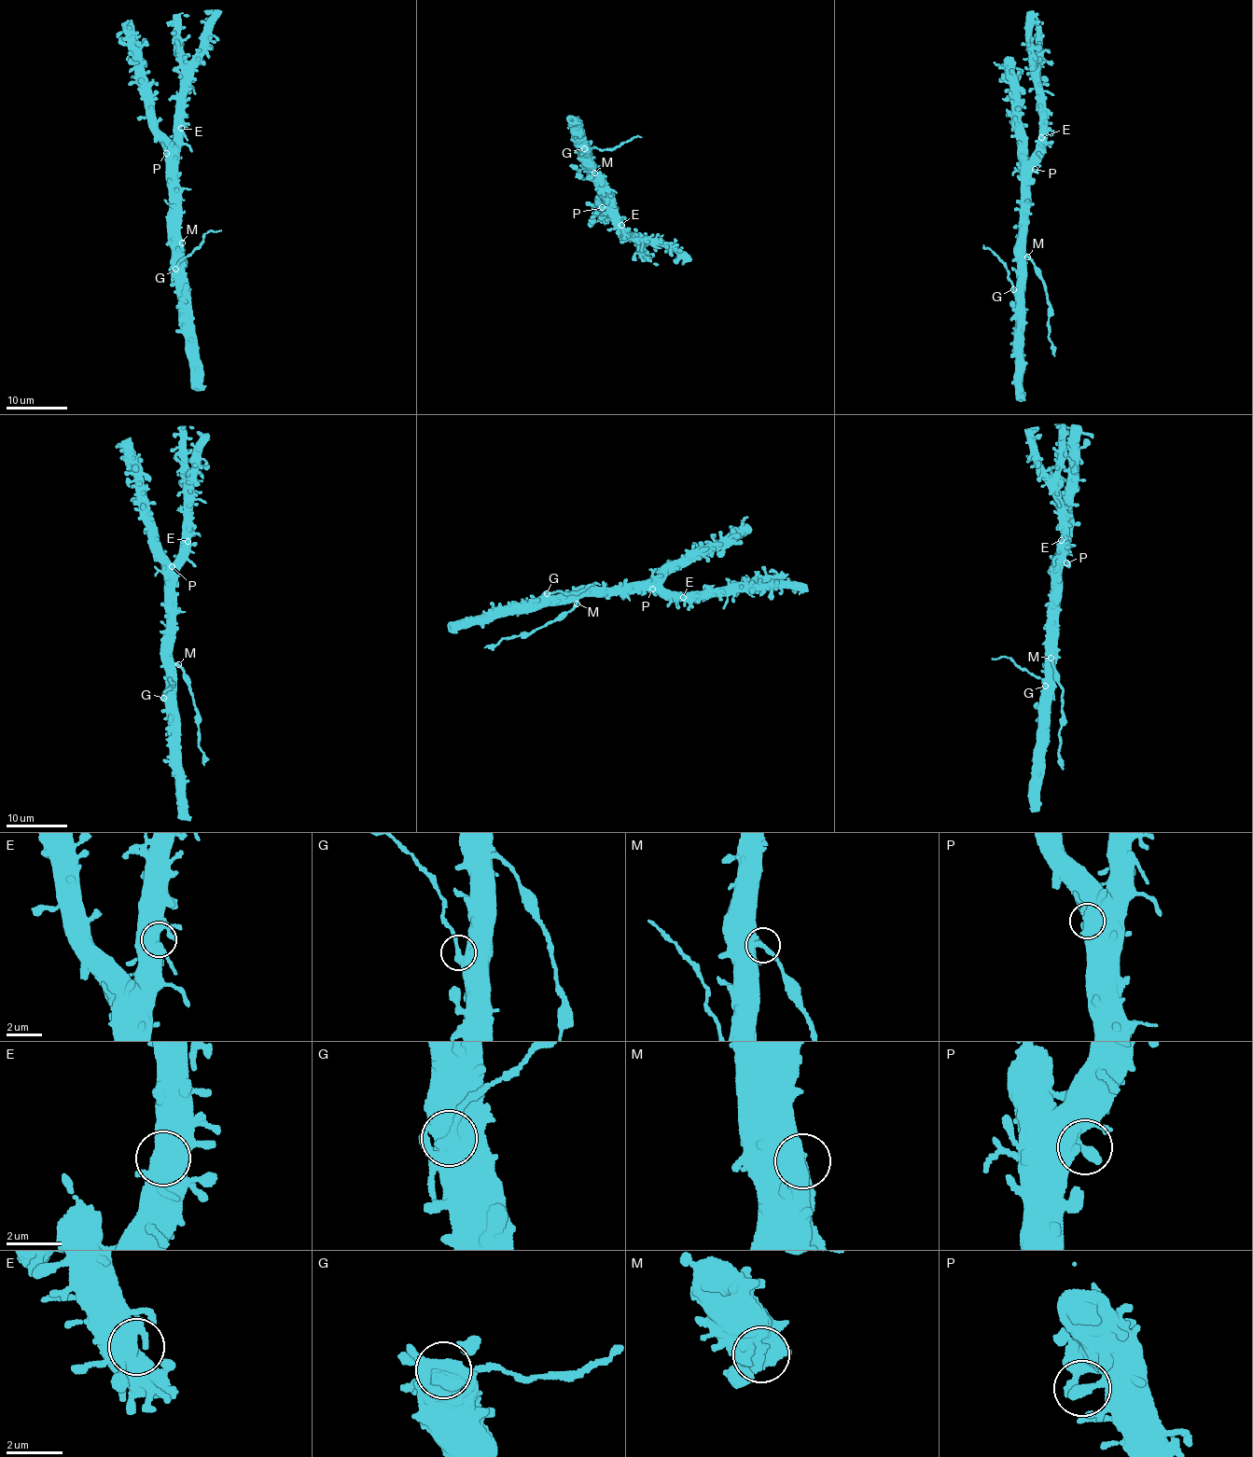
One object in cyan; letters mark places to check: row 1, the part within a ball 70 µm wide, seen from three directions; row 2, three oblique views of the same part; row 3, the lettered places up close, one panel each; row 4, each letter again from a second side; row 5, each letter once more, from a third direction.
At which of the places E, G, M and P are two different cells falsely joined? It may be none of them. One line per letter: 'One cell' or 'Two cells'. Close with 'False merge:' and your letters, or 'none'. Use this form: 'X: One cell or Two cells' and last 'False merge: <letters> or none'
E: One cell
G: Two cells
M: Two cells
P: One cell
False merge: G, M

